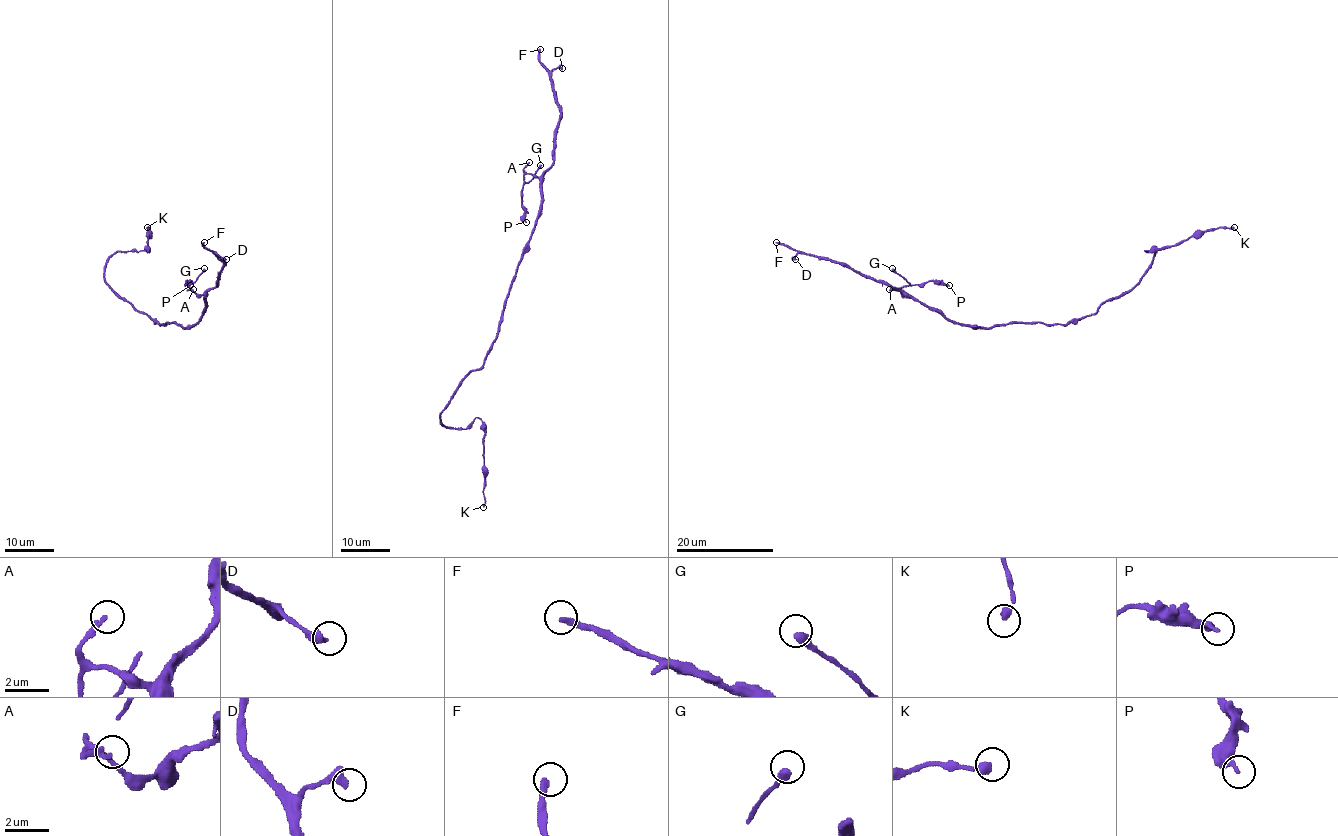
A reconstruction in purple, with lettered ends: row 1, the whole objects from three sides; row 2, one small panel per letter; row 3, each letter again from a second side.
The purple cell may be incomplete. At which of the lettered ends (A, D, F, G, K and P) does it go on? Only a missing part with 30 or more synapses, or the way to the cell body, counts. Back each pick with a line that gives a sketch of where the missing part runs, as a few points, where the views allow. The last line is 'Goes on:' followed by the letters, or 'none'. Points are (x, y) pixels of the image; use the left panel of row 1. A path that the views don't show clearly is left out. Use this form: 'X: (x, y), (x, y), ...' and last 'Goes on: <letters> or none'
F: (204, 242), (215, 239), (248, 216), (248, 197)
Goes on: F

